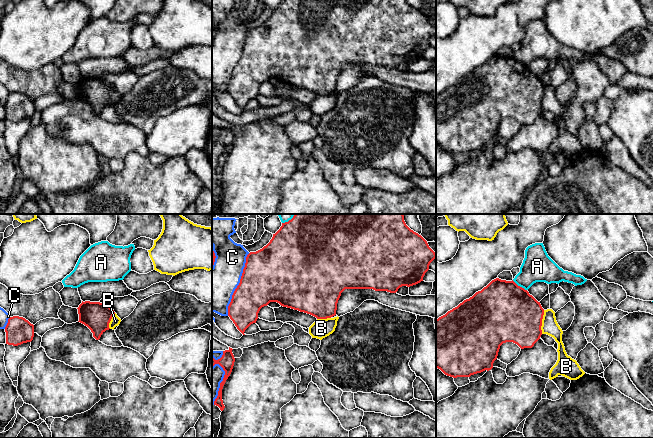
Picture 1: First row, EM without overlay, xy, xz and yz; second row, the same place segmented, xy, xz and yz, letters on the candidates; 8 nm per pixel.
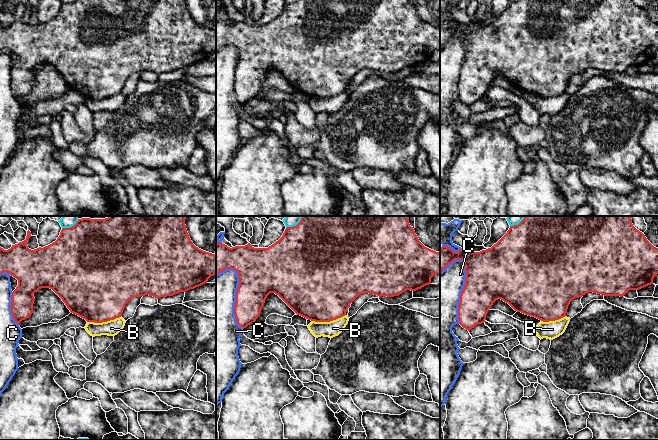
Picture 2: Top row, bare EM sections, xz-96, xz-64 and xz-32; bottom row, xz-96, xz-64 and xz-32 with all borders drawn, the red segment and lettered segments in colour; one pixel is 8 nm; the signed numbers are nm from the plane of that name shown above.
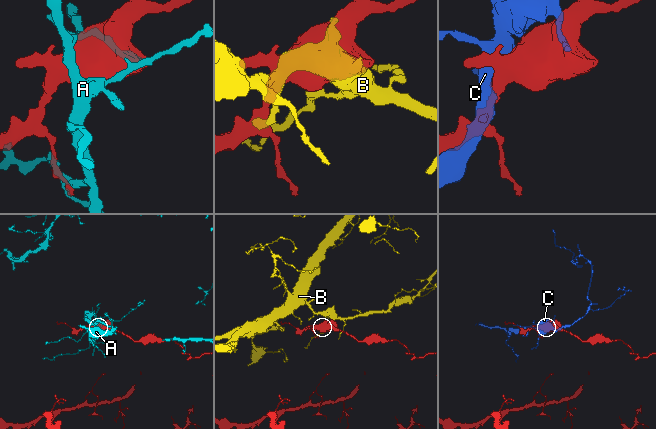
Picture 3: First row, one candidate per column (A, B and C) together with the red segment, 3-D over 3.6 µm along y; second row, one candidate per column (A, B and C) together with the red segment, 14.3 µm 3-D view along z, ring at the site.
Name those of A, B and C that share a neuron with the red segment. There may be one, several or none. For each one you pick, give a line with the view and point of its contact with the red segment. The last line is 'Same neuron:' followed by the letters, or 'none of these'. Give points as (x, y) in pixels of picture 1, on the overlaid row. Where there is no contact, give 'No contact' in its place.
Same neuron: none of these

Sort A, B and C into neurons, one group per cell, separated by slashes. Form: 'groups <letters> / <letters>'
groups A / B / C

